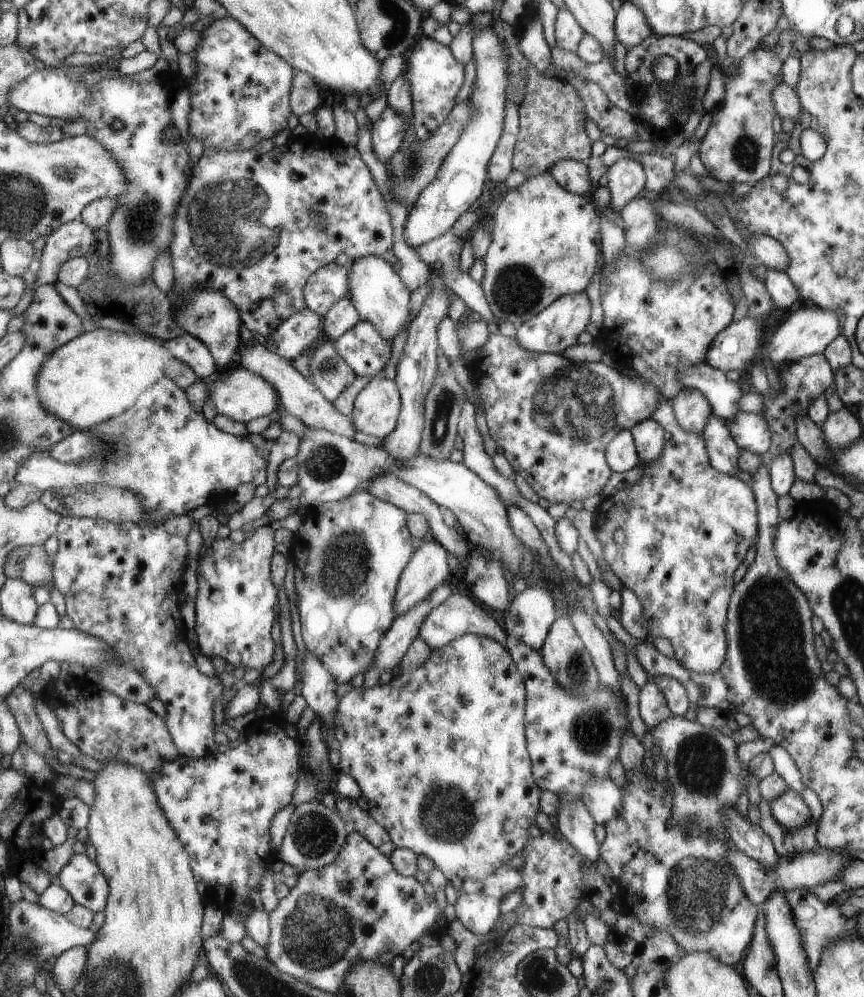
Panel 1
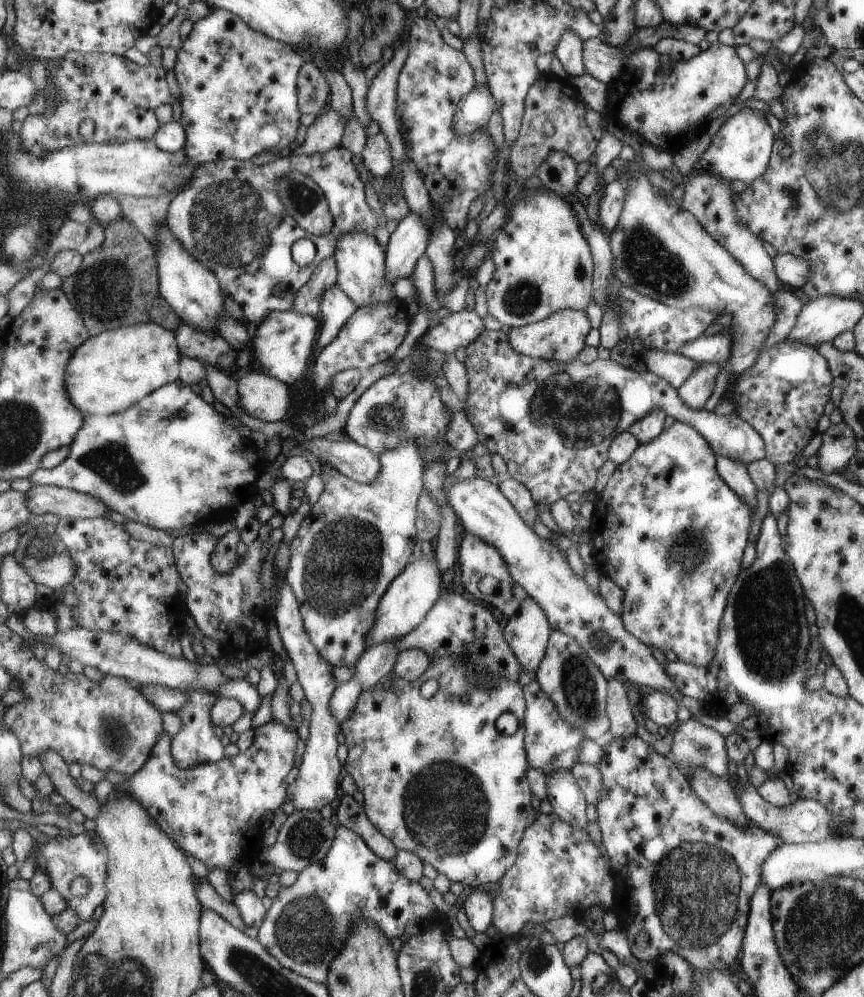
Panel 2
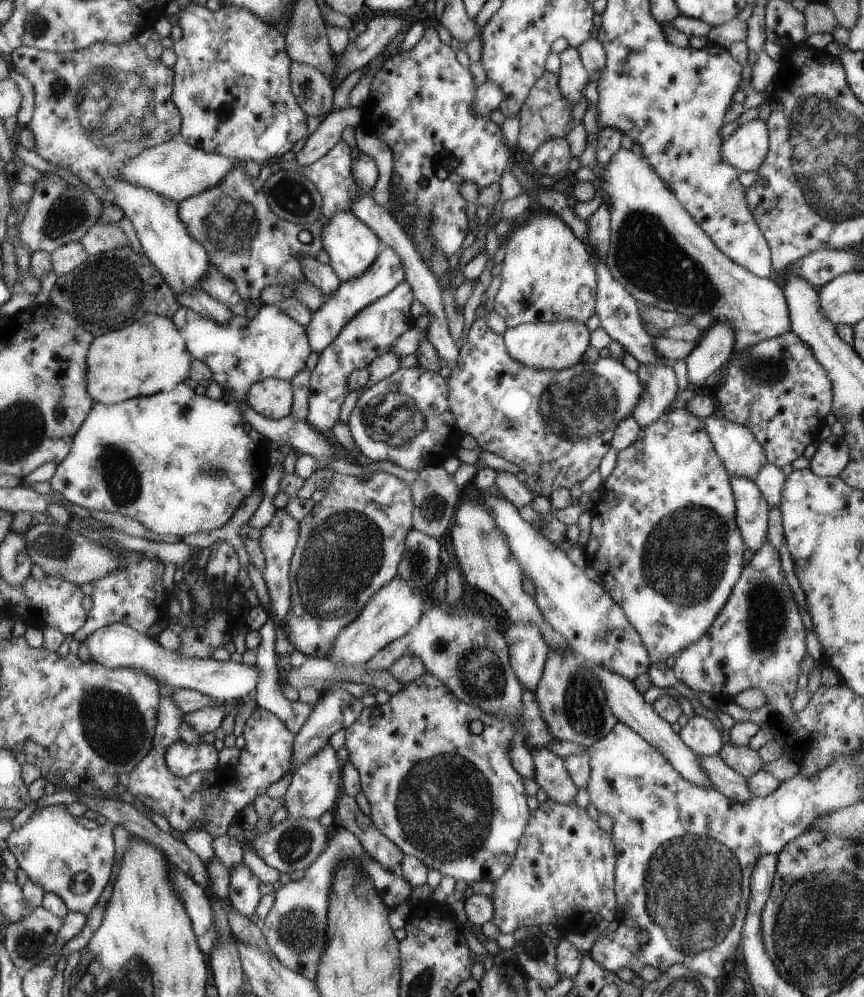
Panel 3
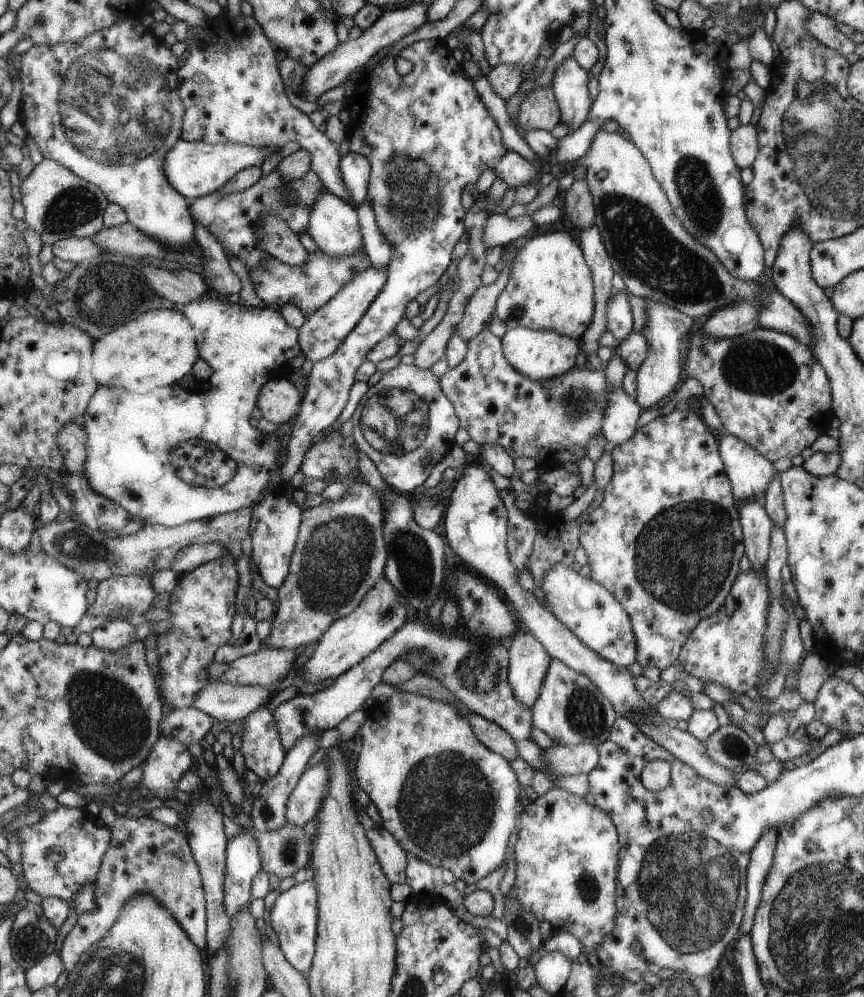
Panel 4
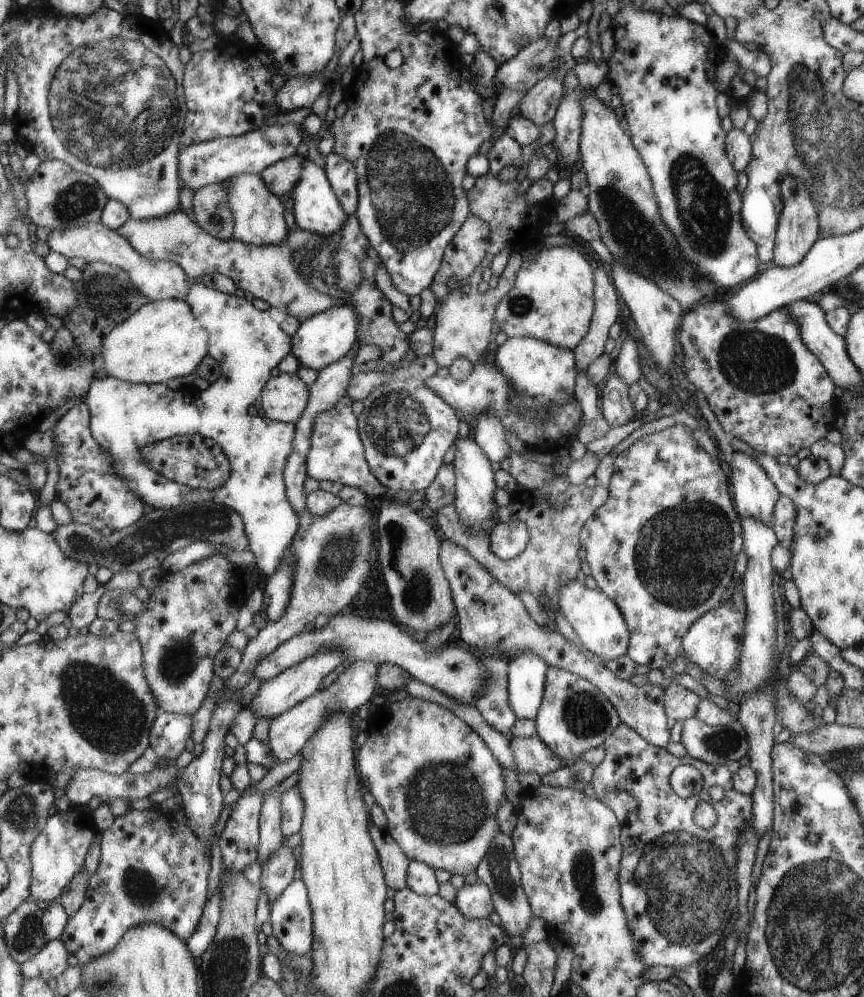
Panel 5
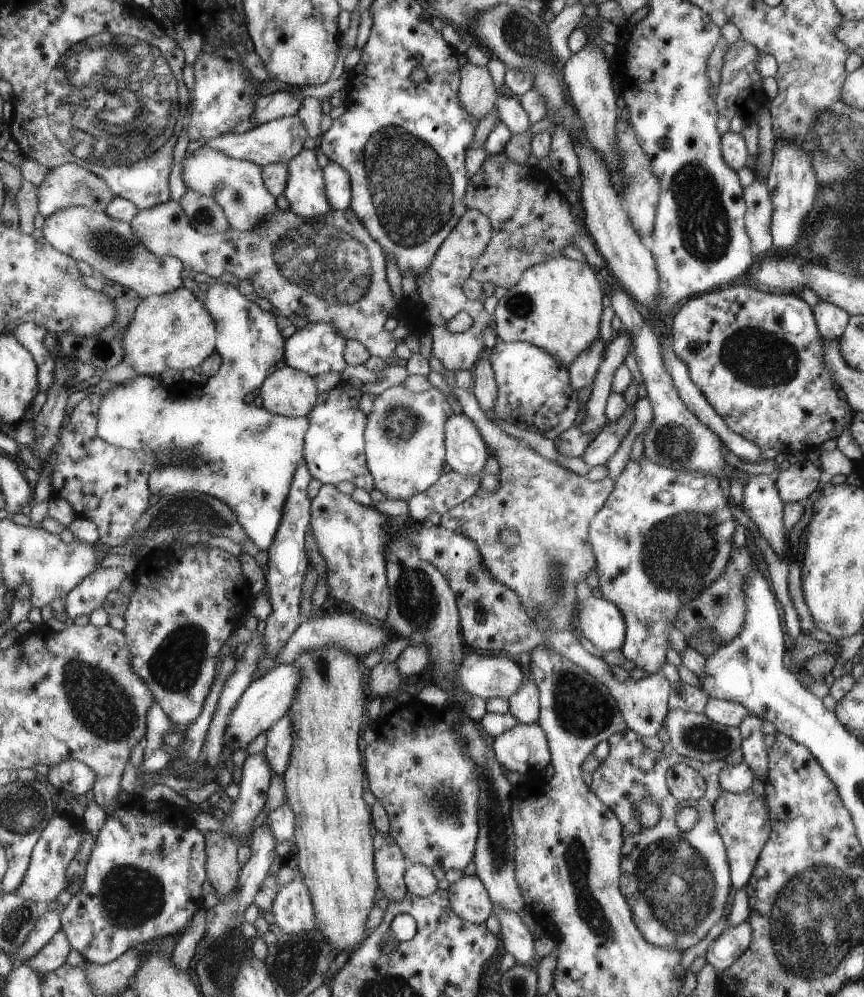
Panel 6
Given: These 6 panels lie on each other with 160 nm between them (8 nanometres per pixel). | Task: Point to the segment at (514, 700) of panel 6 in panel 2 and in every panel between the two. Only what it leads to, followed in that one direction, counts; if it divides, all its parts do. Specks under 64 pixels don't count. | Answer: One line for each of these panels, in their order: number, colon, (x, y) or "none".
2: (526, 633)
3: (527, 651)
4: (528, 661)
5: (526, 675)

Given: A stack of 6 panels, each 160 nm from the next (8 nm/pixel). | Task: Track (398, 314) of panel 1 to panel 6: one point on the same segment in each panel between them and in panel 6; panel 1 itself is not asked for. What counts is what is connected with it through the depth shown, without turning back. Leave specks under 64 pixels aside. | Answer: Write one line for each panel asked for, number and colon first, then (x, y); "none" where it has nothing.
2: (361, 263)
3: (352, 246)
4: (332, 223)
5: (316, 209)
6: (304, 190)

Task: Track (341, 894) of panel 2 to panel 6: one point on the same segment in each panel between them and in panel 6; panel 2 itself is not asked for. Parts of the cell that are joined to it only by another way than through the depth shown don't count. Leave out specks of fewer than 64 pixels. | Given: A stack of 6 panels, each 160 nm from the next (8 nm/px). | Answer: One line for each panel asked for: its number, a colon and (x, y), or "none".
3: (295, 926)
4: (293, 915)
5: (290, 918)
6: (293, 911)

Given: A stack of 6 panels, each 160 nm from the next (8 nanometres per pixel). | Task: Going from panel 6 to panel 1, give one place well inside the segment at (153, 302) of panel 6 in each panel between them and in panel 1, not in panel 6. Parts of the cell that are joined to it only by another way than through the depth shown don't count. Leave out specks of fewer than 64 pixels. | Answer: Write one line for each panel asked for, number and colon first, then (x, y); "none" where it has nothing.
1: (96, 377)
2: (117, 368)
3: (150, 356)
4: (156, 350)
5: (163, 340)

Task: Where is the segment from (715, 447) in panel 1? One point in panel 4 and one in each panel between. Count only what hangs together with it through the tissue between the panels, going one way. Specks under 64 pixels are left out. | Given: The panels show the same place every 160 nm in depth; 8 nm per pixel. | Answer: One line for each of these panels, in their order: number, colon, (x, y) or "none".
2: (734, 474)
3: (751, 511)
4: (756, 525)

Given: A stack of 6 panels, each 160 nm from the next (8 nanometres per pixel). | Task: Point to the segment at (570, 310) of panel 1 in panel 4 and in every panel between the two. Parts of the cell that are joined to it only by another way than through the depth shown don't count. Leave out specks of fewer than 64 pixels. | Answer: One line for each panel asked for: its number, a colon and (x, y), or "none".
2: (561, 336)
3: (557, 345)
4: (541, 356)

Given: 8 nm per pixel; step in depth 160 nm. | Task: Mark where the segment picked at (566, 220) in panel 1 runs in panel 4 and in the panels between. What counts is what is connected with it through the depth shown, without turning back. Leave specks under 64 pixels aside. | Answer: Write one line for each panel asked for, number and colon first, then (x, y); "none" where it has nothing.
2: (542, 263)
3: (546, 274)
4: (549, 288)

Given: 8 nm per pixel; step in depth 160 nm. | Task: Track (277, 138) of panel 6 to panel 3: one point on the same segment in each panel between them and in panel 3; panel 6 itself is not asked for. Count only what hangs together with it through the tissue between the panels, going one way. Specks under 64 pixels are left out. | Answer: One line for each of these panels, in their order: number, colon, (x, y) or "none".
3: (176, 169)
4: (194, 168)
5: (210, 162)

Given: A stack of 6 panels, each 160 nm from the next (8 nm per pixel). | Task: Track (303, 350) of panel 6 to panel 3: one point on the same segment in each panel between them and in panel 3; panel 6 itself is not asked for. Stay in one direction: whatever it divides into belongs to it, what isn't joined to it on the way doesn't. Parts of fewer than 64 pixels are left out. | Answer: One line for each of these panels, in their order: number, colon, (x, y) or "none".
3: (351, 296)
4: (323, 331)
5: (327, 336)

